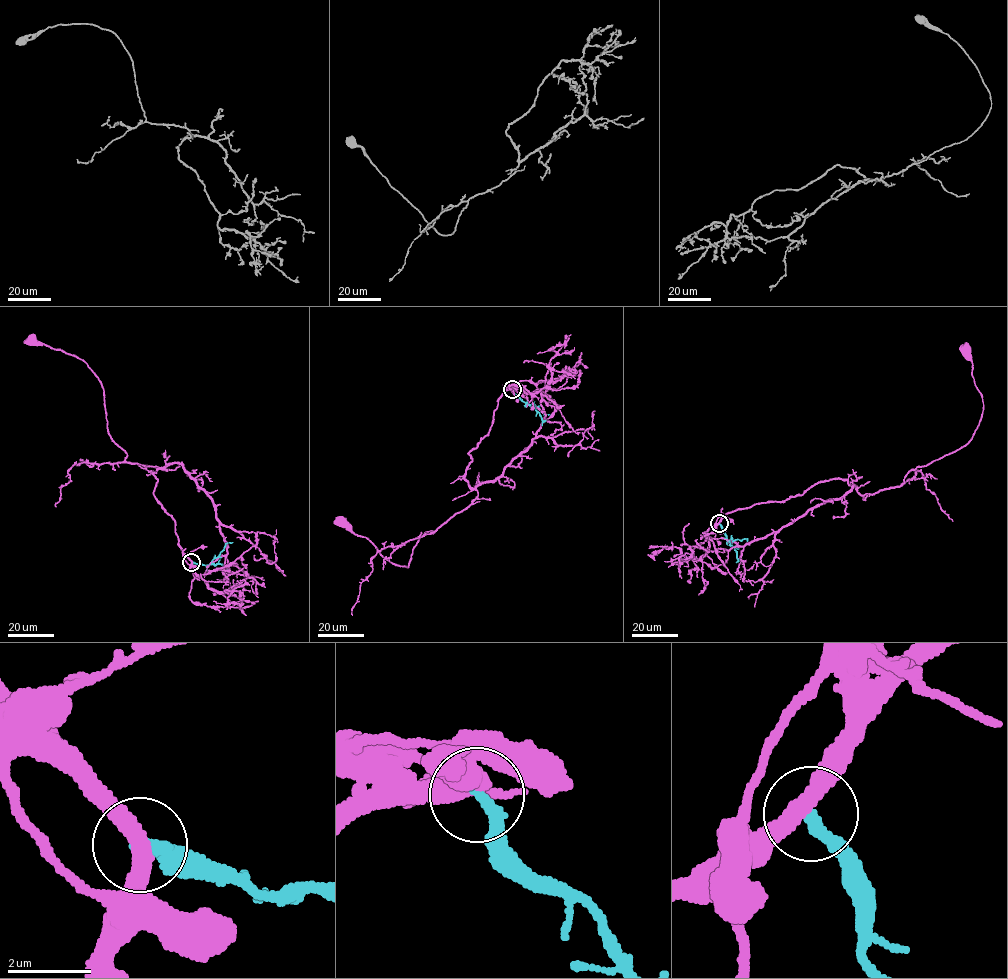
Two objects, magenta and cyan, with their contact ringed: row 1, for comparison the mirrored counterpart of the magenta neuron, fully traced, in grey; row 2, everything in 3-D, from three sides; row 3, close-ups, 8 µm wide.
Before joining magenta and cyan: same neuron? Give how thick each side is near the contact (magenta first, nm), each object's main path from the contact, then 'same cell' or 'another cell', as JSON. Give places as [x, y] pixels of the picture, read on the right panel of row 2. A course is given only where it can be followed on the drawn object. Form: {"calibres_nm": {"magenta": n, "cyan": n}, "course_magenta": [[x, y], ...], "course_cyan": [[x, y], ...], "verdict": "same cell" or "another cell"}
{"calibres_nm": {"magenta": 400, "cyan": 320}, "course_magenta": [[719, 523], [738, 509], [782, 501], [837, 478], [872, 494], [964, 446], [984, 405], [966, 348]], "course_cyan": [[719, 523], [728, 540], [747, 541]], "verdict": "another cell"}

